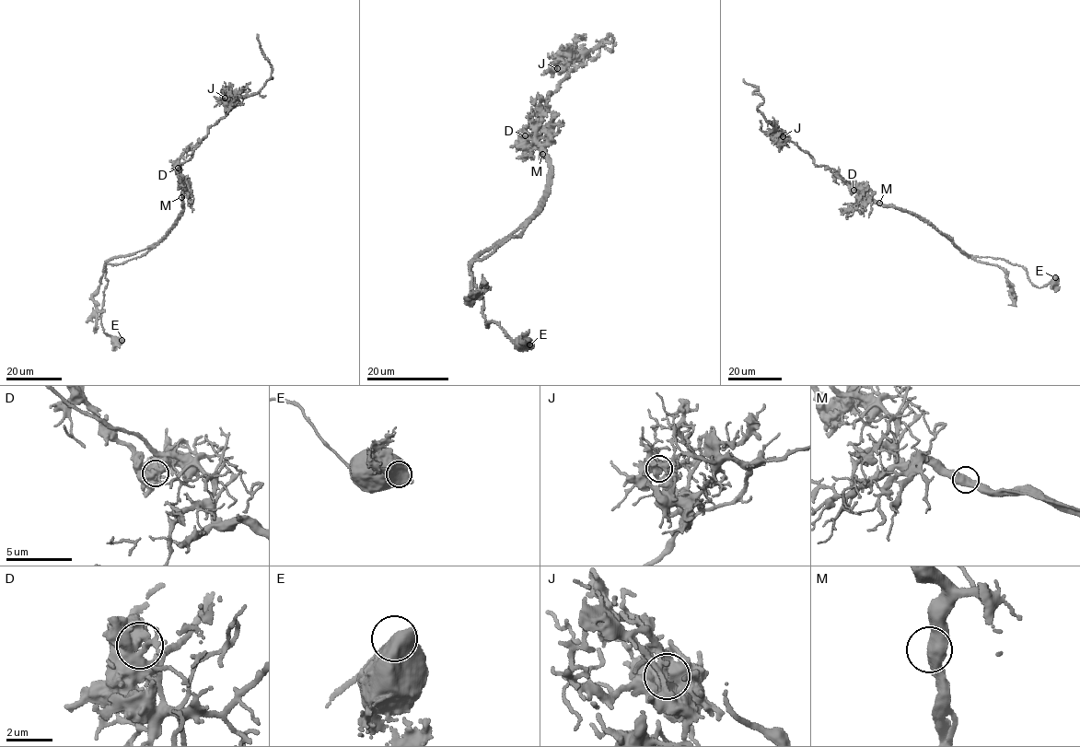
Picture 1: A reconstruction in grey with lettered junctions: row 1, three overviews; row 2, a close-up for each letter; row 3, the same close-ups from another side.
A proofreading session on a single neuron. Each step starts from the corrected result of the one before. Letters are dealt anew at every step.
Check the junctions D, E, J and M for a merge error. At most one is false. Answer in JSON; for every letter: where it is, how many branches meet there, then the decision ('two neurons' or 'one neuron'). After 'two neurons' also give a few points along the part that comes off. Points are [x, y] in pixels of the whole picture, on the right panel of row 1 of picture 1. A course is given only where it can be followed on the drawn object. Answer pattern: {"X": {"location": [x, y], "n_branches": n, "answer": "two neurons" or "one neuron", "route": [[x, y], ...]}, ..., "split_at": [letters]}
{"D": {"location": [853, 190], "n_branches": 2, "answer": "two neurons", "route": [[853, 190], [766, 122], [757, 108], [763, 99], [752, 92], [758, 87], [743, 79]]}, "E": {"location": [1055, 277], "n_branches": 2, "answer": "one neuron"}, "J": {"location": [783, 136], "n_branches": 2, "answer": "one neuron"}, "M": {"location": [879, 203], "n_branches": 2, "answer": "one neuron"}, "split_at": ["D"]}

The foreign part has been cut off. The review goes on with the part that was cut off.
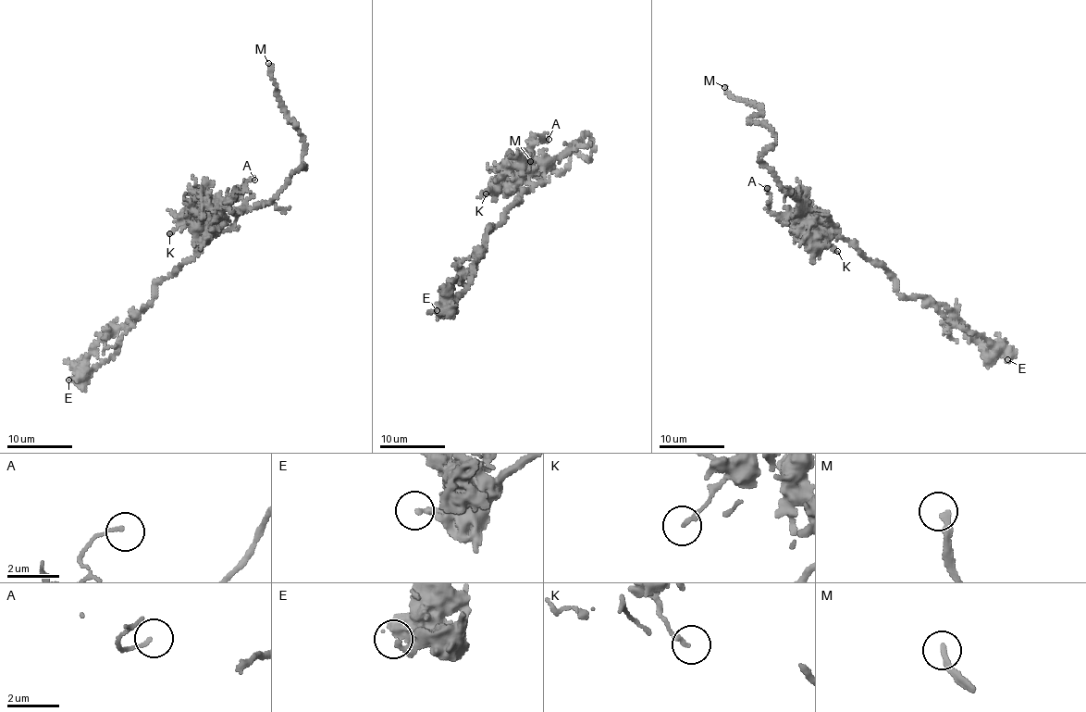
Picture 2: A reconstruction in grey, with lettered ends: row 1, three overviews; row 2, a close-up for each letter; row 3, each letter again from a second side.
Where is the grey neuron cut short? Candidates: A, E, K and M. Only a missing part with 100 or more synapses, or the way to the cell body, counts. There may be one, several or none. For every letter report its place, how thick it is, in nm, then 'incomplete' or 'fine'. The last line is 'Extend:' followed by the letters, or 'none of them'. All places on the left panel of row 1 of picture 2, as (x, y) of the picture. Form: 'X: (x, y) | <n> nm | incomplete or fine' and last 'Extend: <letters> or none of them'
A: (254, 180) | 120 nm | fine
E: (68, 380) | 200 nm | fine
K: (169, 233) | 150 nm | fine
M: (268, 63) | 240 nm | incomplete
Extend: M

